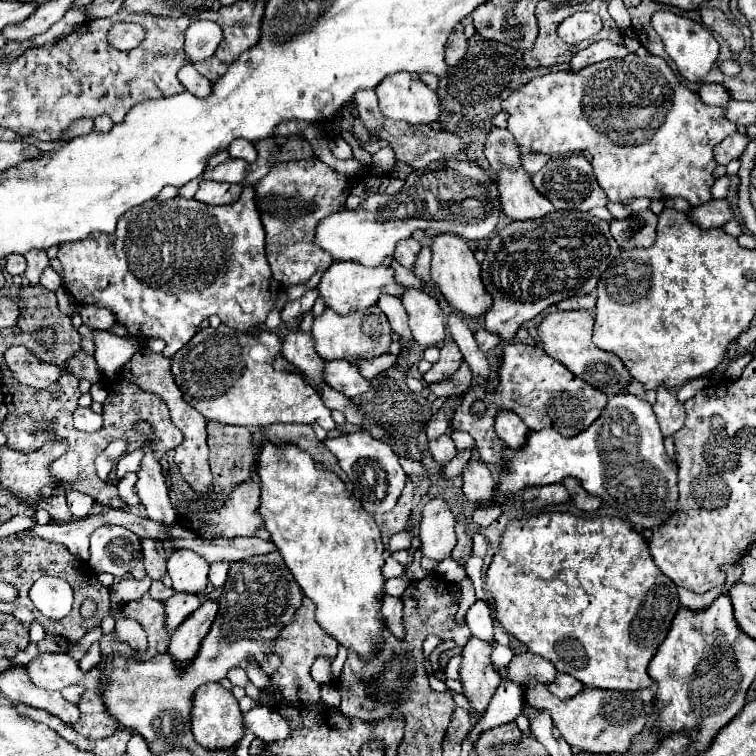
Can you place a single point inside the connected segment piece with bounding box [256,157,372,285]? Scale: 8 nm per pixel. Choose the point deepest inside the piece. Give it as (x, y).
(292, 199)

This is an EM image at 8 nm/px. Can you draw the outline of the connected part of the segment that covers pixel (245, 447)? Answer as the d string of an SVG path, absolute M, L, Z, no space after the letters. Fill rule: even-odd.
M208 421L208 447L210 447L210 467L212 467L212 505L220 505L226 493L230 493L240 481L252 477L252 445L250 445L250 429L248 427L232 427L218 421Z

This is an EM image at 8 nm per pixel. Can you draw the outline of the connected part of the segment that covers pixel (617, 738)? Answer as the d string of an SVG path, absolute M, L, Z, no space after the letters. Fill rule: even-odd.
M524 683L524 715L534 715L540 711L548 711L554 725L560 731L560 737L570 747L578 747L588 753L626 753L630 747L630 739L644 729L648 715L654 711L654 693L650 689L640 691L606 691L606 689L584 689L580 697L572 697L568 701L560 701L554 697L544 683Z

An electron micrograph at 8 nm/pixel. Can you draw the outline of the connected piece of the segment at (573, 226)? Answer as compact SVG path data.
M554 211L540 221L508 223L498 235L490 239L486 261L482 263L482 281L494 297L494 305L486 313L486 331L496 333L500 337L500 343L512 341L522 323L530 321L550 305L556 305L568 297L592 293L600 275L614 261L616 255L620 255L620 247L610 235L610 223L594 217L592 213Z

